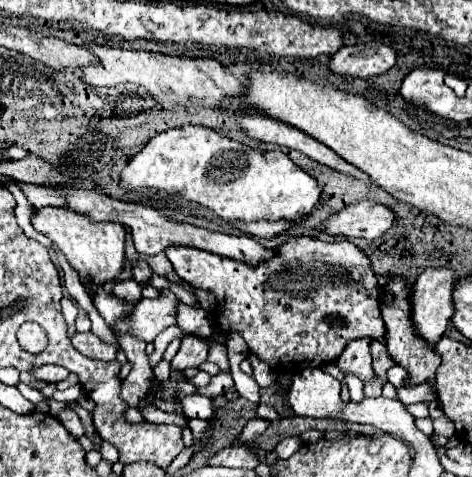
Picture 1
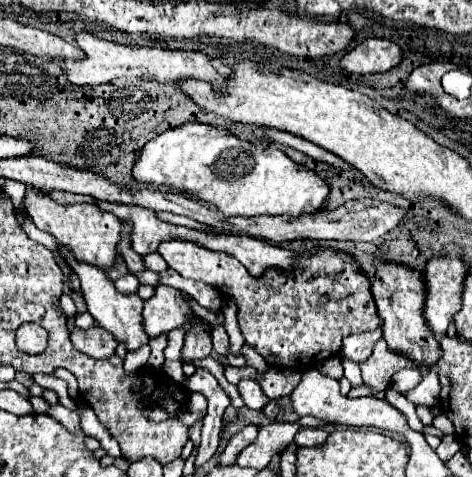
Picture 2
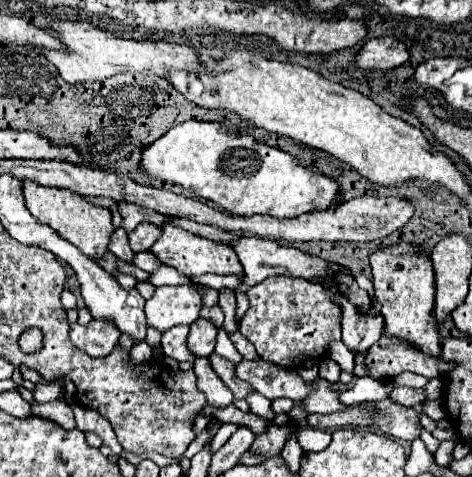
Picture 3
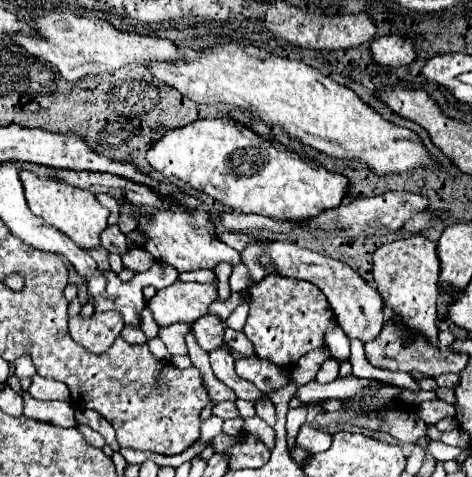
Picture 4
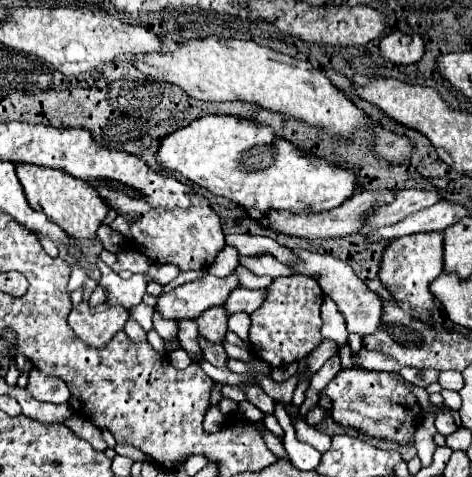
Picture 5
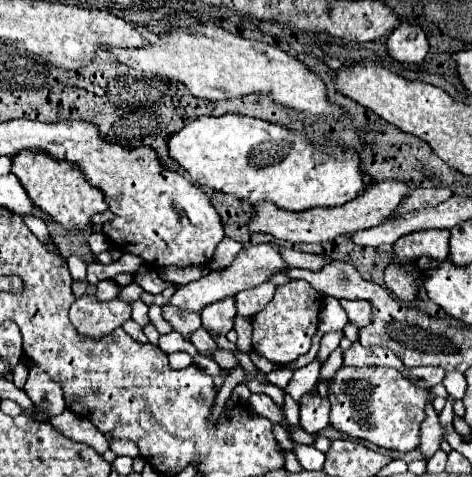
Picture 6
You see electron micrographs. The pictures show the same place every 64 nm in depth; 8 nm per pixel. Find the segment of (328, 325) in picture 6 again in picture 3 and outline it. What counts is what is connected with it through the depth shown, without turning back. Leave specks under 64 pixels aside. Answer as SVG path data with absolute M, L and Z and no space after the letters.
M340 342L340 344L332 344L328 356L334 358L334 360L340 364L340 368L342 368L344 372L348 372L352 378L358 378L356 372L354 372L354 356L344 348L342 342Z

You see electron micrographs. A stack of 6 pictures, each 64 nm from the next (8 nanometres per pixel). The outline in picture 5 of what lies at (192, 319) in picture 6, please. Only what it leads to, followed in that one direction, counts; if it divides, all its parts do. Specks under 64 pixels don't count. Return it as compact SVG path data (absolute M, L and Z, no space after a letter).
M184 320L184 322L178 322L178 326L180 326L180 332L178 332L180 344L190 354L190 358L192 358L194 364L202 364L204 356L202 356L202 350L198 346L198 328L196 328L196 322Z

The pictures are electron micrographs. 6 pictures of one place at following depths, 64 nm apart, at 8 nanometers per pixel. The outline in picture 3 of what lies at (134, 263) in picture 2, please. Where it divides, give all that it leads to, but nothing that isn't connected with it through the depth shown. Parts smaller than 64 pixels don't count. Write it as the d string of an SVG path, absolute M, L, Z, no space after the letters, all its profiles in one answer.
M116 228L116 236L112 238L112 244L110 244L110 252L116 254L122 262L126 264L132 264L134 262L134 252L128 244L128 232L124 228Z

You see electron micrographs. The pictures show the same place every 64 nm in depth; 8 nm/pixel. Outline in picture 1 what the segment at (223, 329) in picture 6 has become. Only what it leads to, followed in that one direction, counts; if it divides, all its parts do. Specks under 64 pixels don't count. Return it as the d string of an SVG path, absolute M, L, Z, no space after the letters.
M186 336L180 344L178 354L170 362L170 368L174 372L184 372L188 368L198 368L206 360L206 356L208 356L208 346L206 346L204 338Z

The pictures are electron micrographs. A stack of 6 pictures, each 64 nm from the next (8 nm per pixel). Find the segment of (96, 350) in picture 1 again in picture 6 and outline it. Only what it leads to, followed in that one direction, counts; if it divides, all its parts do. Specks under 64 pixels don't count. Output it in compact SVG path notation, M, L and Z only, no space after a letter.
M92 294L78 298L70 308L70 322L74 328L92 340L100 340L120 328L130 318L130 306L122 300L100 302Z

